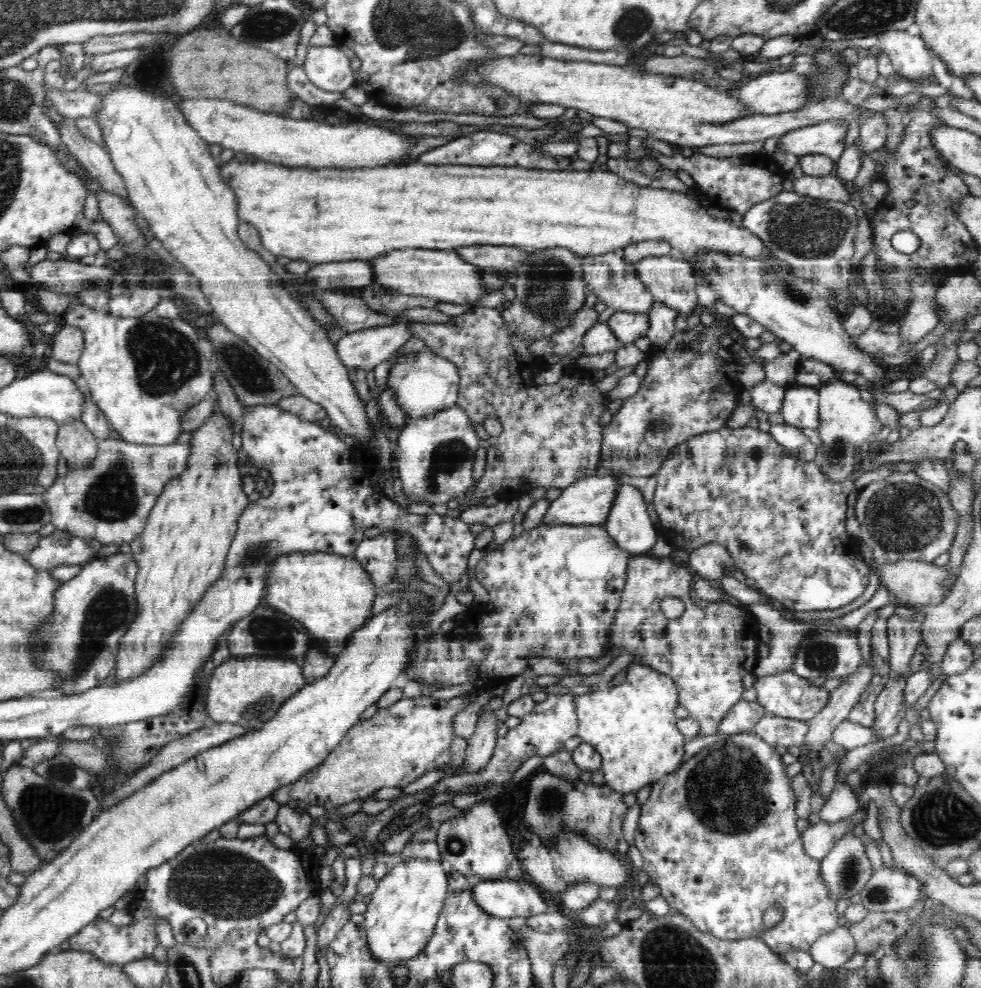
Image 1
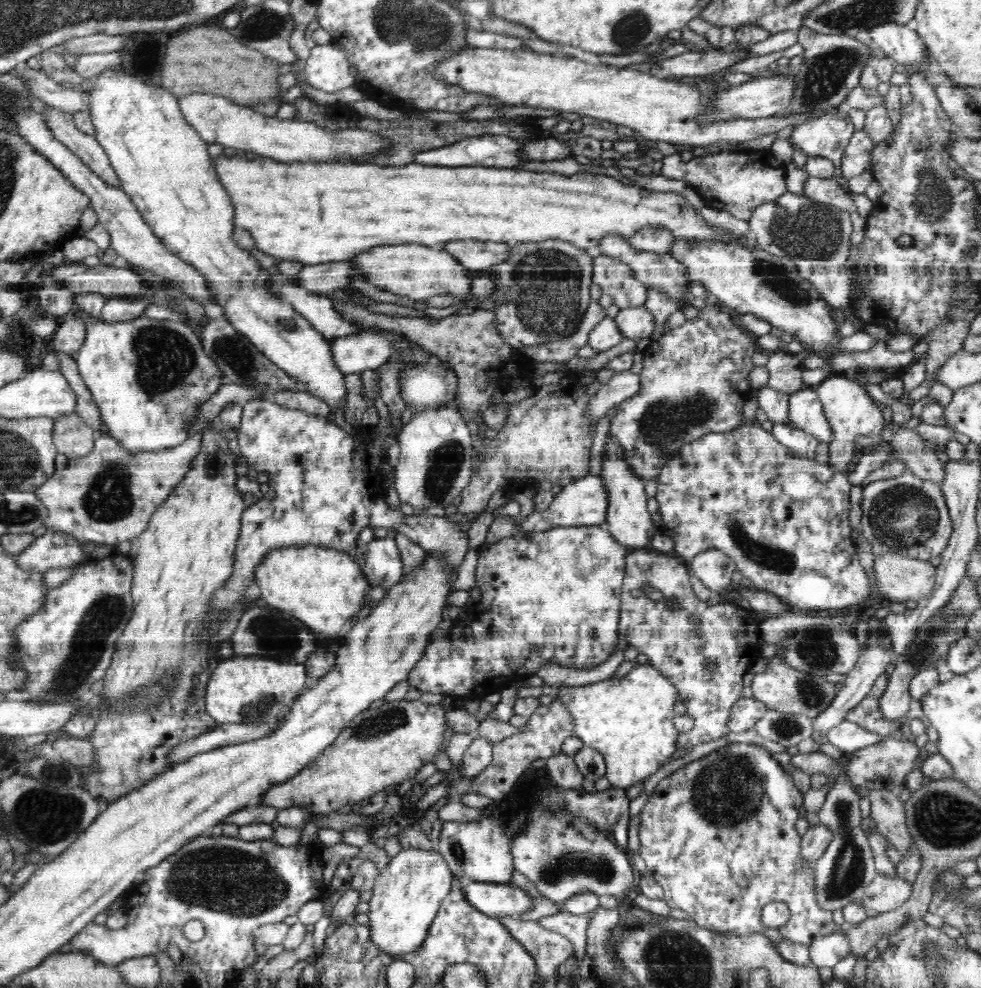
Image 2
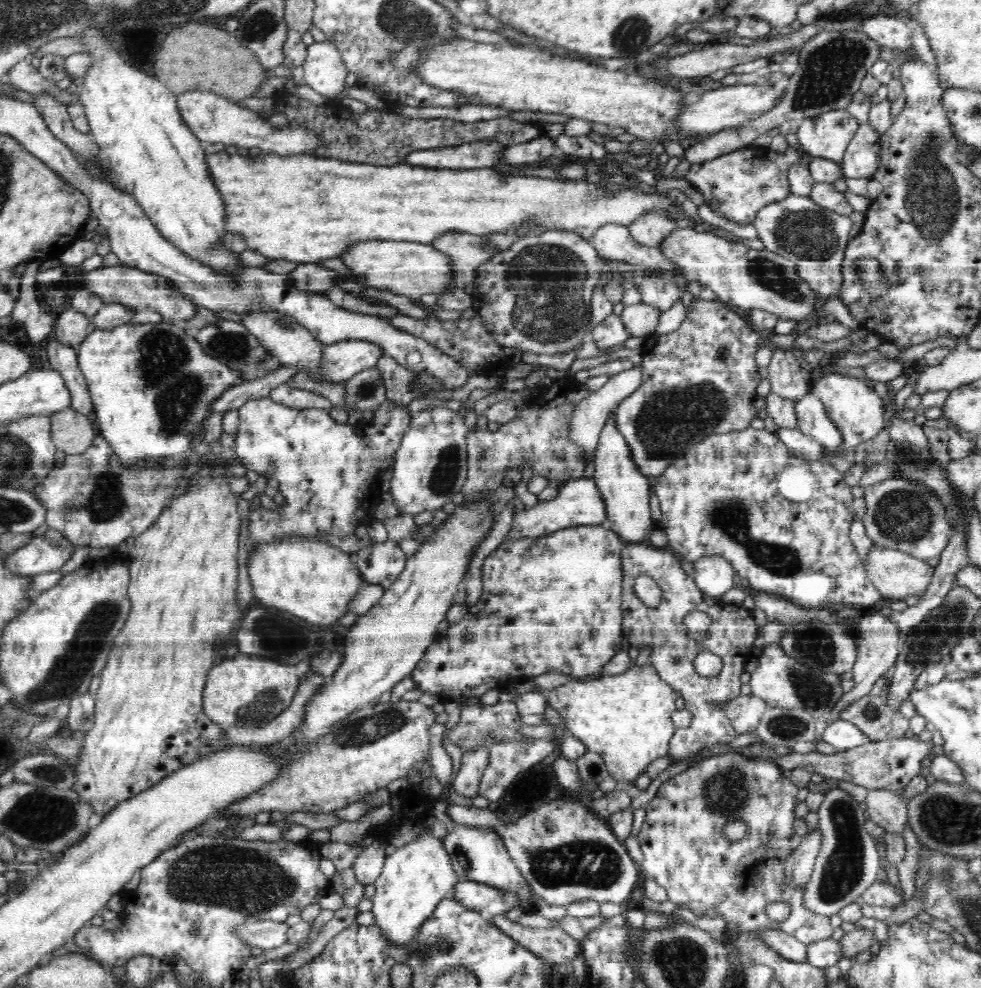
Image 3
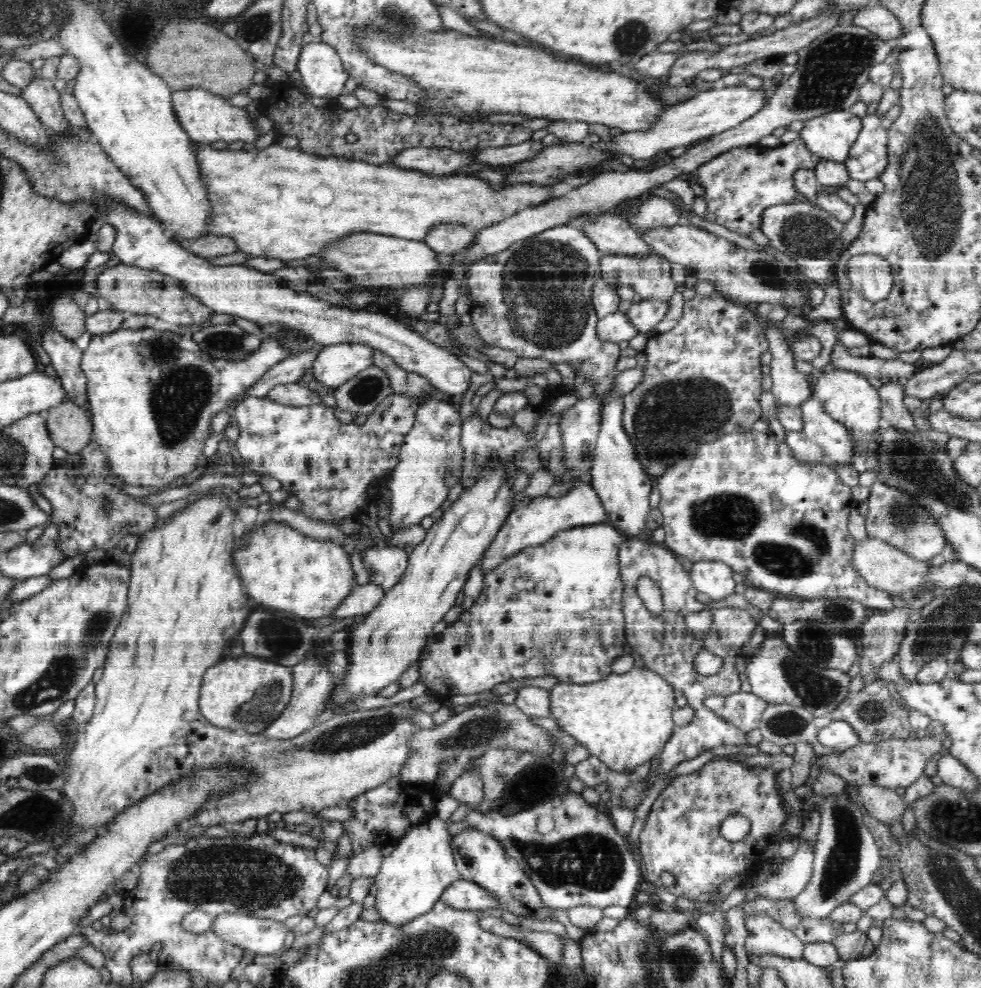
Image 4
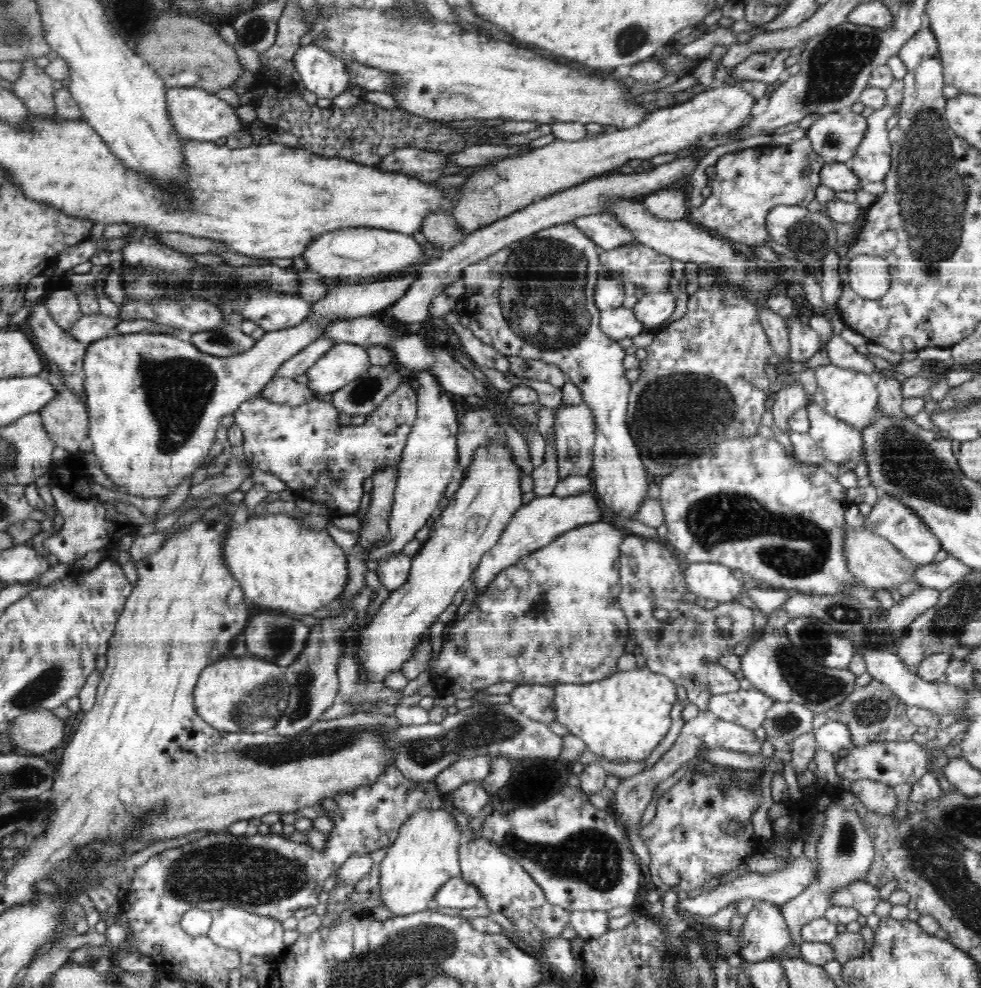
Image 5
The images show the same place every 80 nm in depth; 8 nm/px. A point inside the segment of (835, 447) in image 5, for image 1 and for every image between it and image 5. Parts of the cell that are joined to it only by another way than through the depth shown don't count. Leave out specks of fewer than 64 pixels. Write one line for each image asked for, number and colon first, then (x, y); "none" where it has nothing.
1: (800, 405)
2: (805, 410)
3: (813, 421)
4: (838, 446)

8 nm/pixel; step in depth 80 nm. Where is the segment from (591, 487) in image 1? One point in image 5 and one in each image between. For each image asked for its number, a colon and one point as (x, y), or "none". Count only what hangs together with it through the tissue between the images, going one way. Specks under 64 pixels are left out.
2: (584, 502)
3: (579, 503)
4: (531, 525)
5: (534, 525)

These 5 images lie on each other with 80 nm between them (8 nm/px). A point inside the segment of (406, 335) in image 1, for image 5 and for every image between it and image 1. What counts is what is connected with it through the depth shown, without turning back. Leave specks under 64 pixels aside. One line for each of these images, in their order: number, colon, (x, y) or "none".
2: (357, 352)
3: (340, 361)
4: (335, 364)
5: (344, 362)

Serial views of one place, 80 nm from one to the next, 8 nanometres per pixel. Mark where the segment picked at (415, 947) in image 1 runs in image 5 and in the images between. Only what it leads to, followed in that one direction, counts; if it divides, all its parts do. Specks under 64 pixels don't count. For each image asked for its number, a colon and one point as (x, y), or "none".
2: (407, 894)
3: (415, 878)
4: (412, 878)
5: (424, 856)

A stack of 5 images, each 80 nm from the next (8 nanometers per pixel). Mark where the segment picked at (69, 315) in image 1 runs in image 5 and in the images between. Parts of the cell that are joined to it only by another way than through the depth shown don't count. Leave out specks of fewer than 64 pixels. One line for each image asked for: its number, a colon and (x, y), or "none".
2: (148, 377)
3: (152, 385)
4: (152, 395)
5: (154, 402)

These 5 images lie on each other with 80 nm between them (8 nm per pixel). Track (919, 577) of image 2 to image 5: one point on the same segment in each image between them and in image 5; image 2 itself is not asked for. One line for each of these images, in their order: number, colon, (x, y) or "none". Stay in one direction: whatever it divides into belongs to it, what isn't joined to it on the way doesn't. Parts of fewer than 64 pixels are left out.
3: (897, 575)
4: (883, 566)
5: (872, 559)

